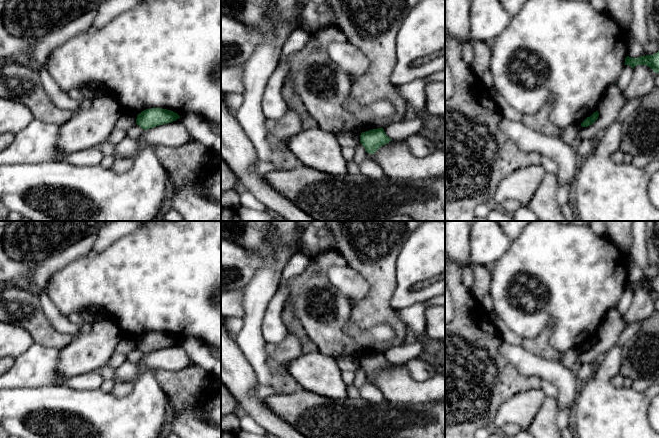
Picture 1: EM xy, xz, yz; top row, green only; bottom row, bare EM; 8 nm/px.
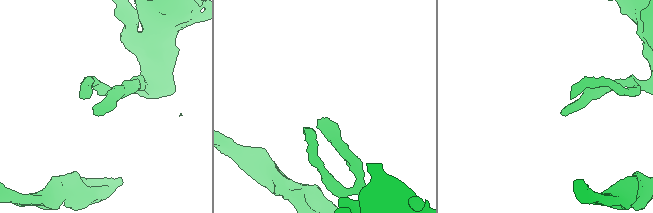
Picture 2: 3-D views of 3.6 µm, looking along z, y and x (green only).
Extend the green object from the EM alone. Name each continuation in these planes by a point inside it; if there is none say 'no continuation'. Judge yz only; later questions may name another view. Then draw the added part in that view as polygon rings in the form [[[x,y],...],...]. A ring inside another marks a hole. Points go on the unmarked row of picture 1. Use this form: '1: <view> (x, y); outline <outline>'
no continuation

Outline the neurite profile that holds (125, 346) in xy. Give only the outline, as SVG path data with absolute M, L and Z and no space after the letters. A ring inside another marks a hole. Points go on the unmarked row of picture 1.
M123 338L116 346L114 354L123 353L127 355L136 348L137 340Z

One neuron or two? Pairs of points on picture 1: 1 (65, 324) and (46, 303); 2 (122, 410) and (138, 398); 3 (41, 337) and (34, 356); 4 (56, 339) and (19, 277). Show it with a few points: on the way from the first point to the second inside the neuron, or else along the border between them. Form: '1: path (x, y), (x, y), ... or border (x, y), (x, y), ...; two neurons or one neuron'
1: path (60, 320), (48, 308); one neuron
2: path (126, 410), (134, 402); one neuron
3: border (35, 342), (54, 347), (58, 350); two neurons
4: border (12, 283), (25, 285); two neurons

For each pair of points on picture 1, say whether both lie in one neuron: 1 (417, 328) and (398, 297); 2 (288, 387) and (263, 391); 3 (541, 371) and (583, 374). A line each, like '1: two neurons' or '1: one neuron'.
1: two neurons
2: one neuron
3: two neurons

